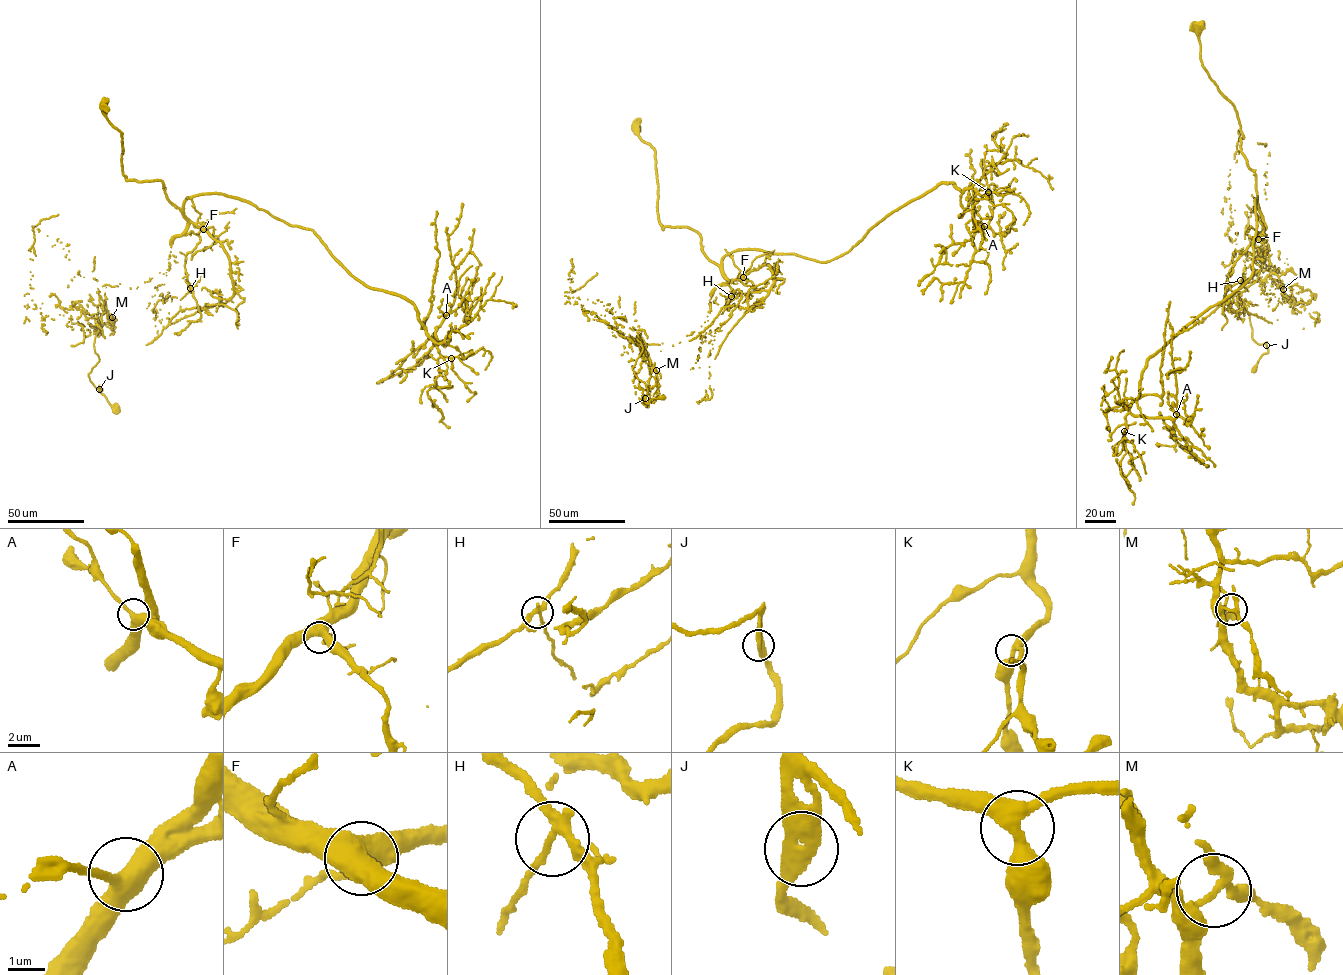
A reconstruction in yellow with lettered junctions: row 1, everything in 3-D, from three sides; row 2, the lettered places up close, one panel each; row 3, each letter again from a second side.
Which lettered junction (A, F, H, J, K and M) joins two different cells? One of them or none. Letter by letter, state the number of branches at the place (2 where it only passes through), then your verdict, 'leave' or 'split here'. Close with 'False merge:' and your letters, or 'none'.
A: 3 branches meet; leave
F: 3 branches meet; leave
H: 3 branches meet; leave
J: 2 branches meet; leave
K: 3 branches meet; leave
M: 3 branches meet; split here
False merge: M

